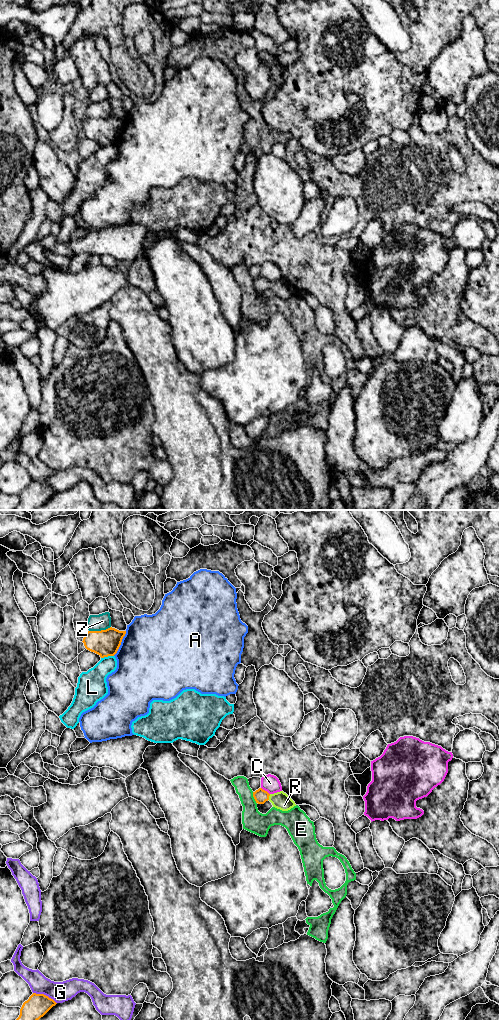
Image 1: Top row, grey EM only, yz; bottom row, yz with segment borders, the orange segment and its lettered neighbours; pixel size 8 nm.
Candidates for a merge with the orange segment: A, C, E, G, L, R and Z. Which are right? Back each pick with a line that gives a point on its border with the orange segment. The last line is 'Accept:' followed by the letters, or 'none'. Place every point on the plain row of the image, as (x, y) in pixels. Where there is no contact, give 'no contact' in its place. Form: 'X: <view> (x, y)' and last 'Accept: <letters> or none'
R: yz (268, 285)
Accept: R

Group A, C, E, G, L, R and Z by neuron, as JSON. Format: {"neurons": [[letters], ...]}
{"neurons": [["A"], ["C"], ["E"], ["G"], ["L"], ["R"], ["Z"]]}

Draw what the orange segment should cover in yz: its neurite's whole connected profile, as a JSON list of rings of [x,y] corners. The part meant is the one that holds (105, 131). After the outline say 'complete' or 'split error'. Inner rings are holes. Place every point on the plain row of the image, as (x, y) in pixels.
[[[112,115],[101,119],[88,119],[82,130],[87,138],[104,146],[117,141],[125,122],[126,119]]]; complete

